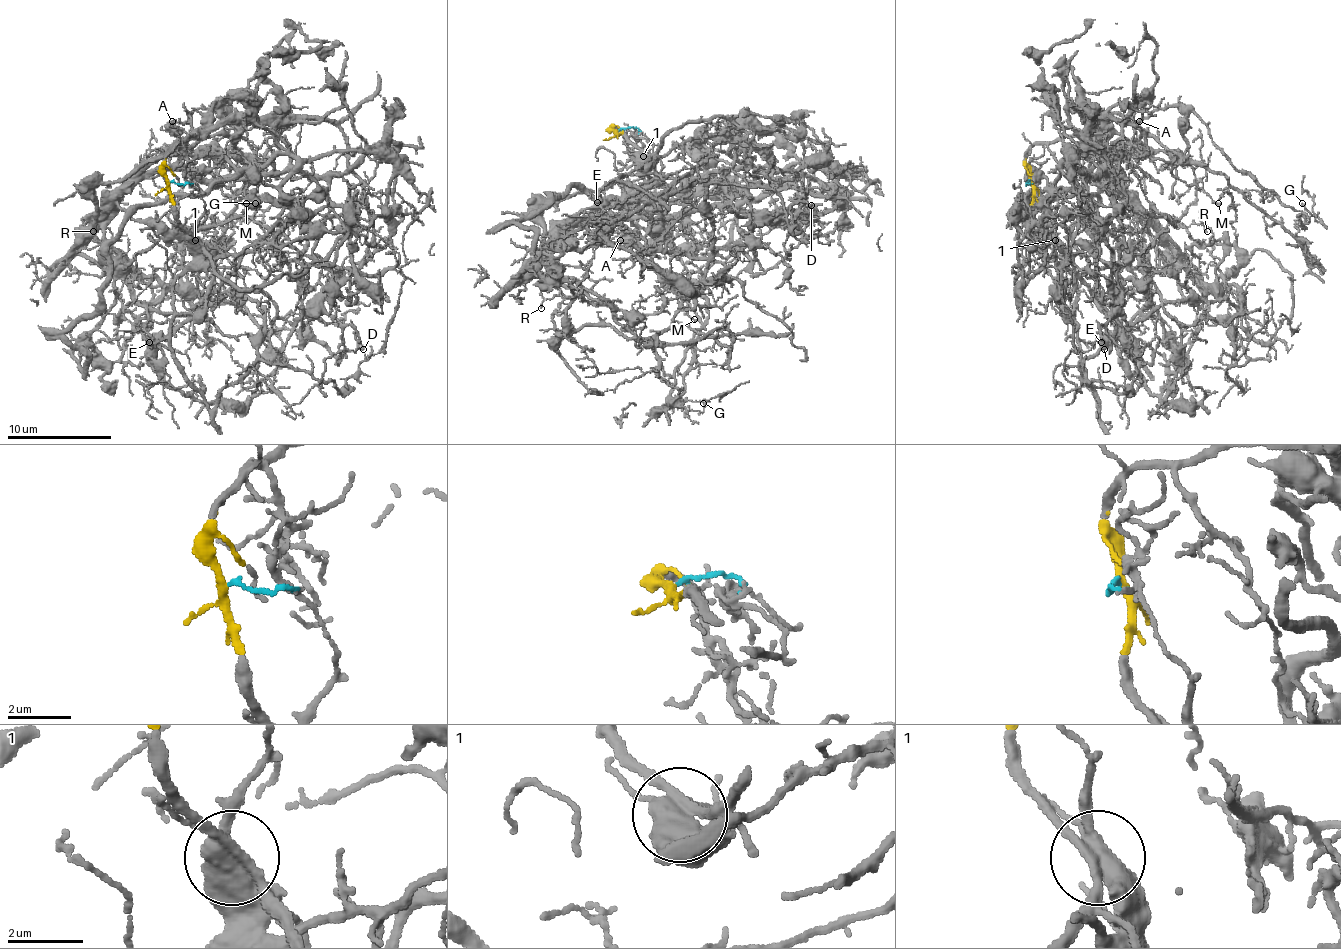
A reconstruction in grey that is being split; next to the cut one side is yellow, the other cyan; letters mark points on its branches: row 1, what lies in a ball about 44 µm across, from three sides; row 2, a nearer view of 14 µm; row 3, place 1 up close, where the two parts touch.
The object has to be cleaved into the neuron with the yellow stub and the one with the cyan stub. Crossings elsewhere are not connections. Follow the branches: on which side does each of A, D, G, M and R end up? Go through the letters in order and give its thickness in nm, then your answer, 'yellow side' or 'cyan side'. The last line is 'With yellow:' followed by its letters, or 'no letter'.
A: calibre 120 nm; yellow side
D: calibre 150 nm; cyan side
G: calibre 120 nm; yellow side
M: calibre 110 nm; yellow side
R: calibre 120 nm; yellow side
With yellow: A, G, M, R

